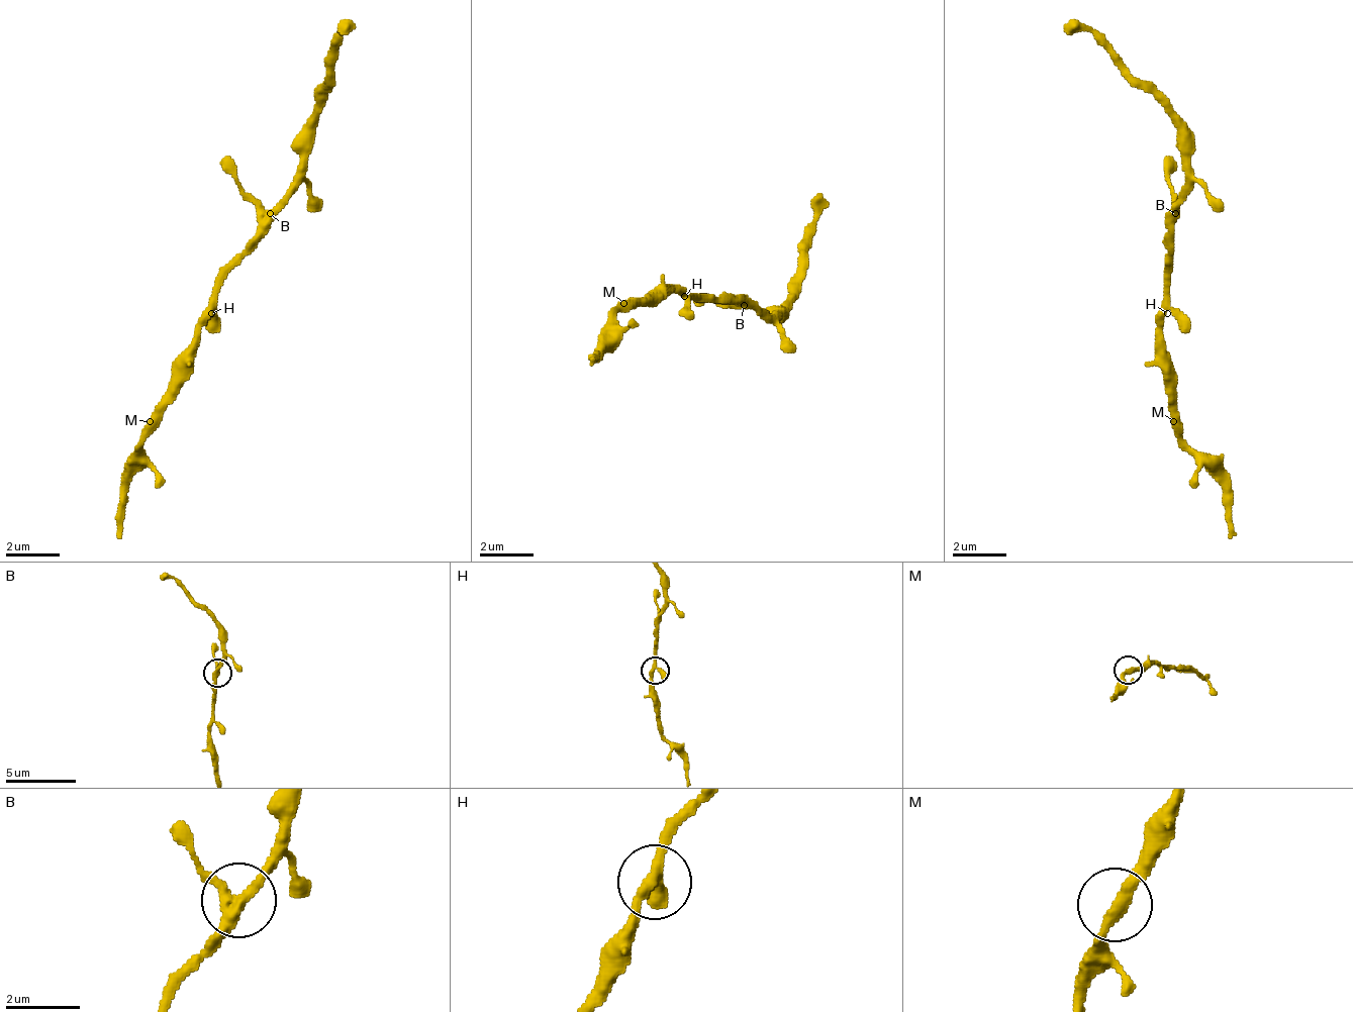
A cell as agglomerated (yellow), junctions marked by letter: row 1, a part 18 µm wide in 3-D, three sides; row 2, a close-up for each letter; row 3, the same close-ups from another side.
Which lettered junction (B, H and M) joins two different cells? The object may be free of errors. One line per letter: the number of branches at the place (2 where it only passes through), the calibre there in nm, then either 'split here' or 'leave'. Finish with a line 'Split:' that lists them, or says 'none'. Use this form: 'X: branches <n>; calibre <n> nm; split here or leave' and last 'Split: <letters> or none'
B: branches 3; calibre 280 nm; leave
H: branches 3; calibre 260 nm; leave
M: branches 2; calibre 320 nm; leave
Split: none

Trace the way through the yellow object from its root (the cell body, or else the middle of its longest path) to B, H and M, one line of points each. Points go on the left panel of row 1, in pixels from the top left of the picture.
B: (237, 266), (237, 252), (258, 232), (258, 225), (272, 212)
H: (237, 266), (224, 280), (224, 286), (217, 293), (217, 306), (211, 313)
M: (237, 266), (224, 280), (211, 320), (197, 333), (197, 353), (190, 361), (190, 374), (150, 421)

